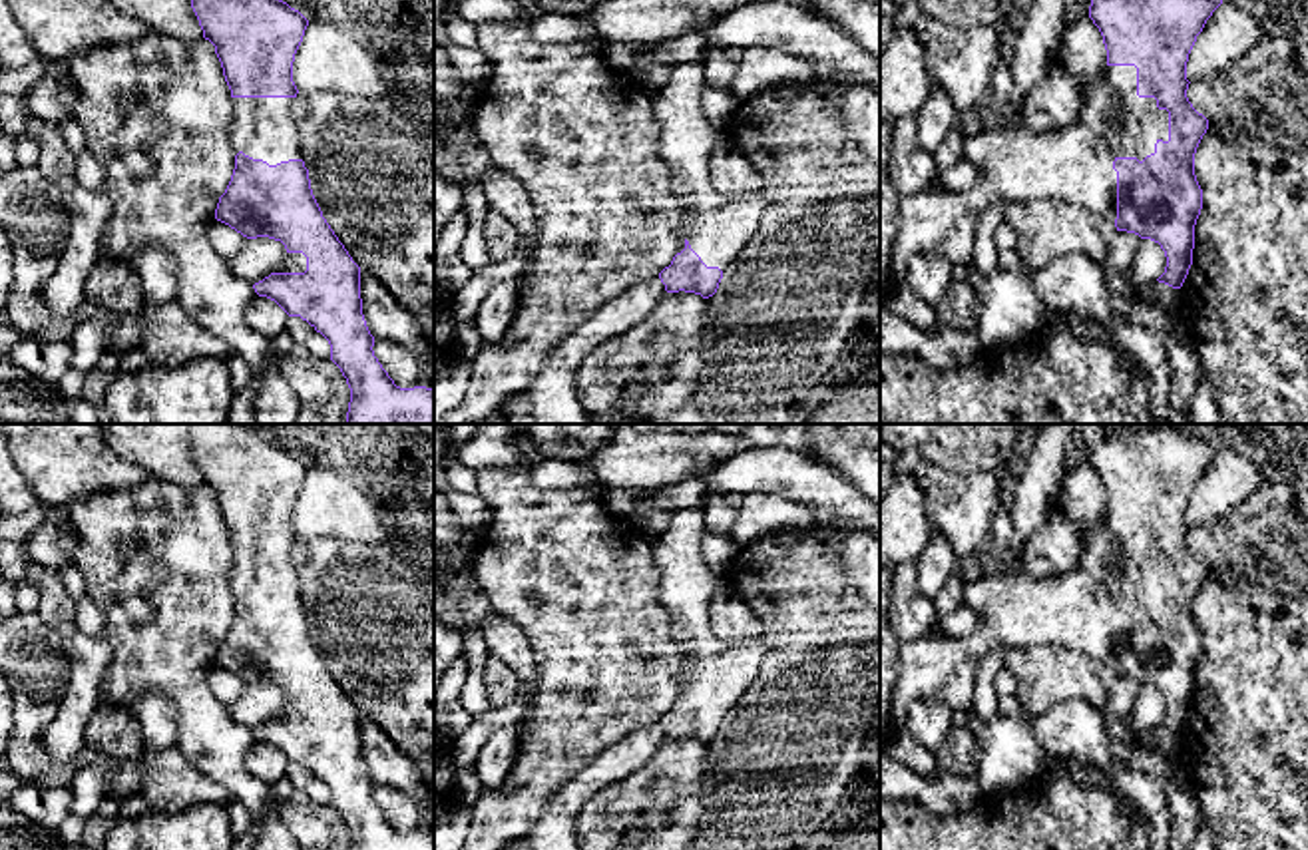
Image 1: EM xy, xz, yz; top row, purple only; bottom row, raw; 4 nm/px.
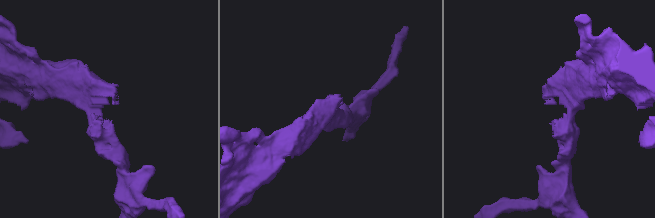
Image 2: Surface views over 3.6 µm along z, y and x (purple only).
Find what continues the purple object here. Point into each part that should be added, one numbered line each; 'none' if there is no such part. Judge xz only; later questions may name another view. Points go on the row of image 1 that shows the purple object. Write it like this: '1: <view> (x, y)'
1: xz (717, 229)

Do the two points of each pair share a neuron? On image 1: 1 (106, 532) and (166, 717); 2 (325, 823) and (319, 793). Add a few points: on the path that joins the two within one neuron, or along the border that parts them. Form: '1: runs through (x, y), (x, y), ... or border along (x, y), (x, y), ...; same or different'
1: border along (124, 701), (164, 693), (176, 707), (176, 737); different
2: border along (297, 789), (329, 807); different

